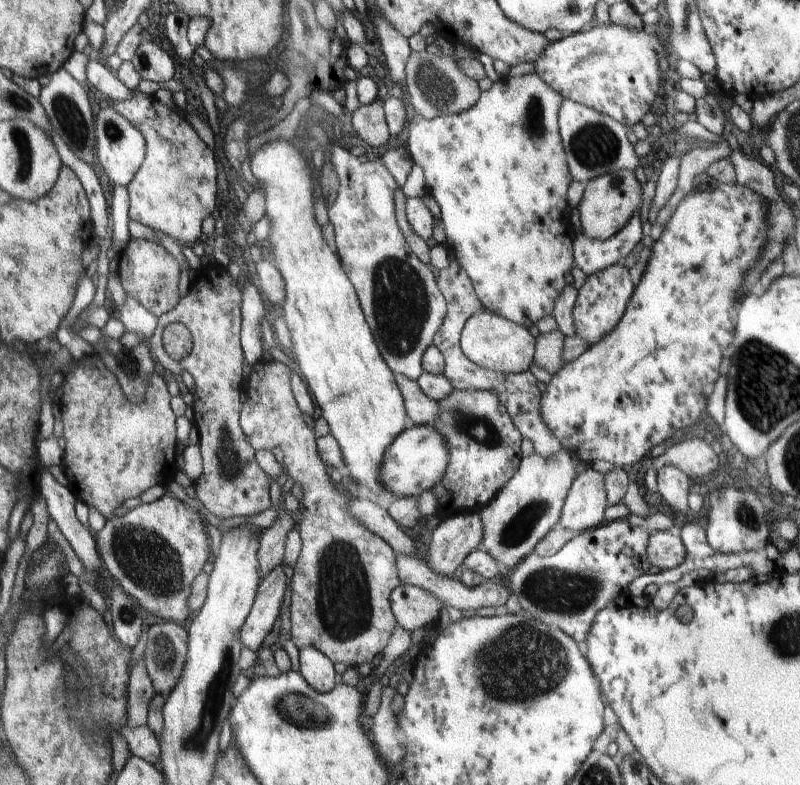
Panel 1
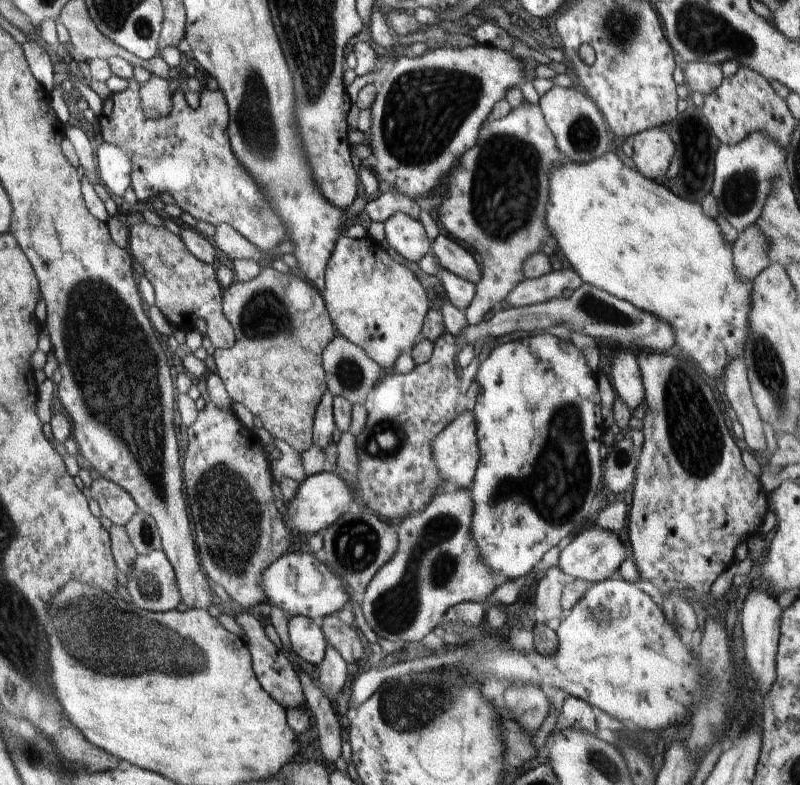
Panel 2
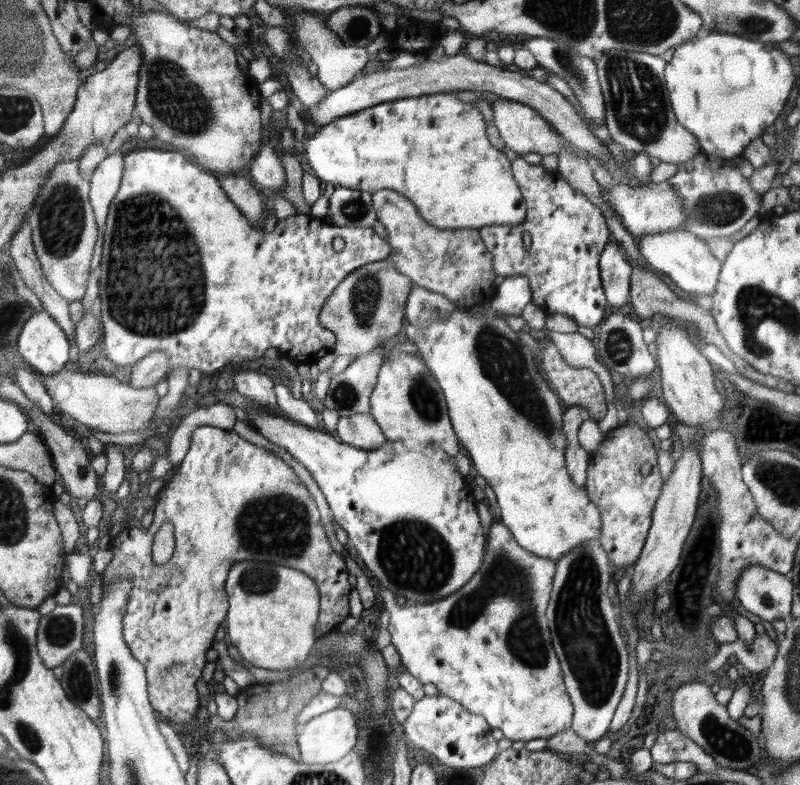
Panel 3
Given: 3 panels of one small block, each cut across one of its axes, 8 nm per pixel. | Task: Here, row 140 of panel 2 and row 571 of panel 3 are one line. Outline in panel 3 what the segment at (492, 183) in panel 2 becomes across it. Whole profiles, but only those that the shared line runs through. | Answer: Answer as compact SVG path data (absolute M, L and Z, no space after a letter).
M492 523L488 532L484 560L482 561L480 570L478 570L478 572L472 576L472 579L468 580L462 588L445 596L442 600L432 601L430 604L408 602L405 606L401 606L396 602L396 595L393 592L384 588L376 579L373 579L371 576L369 577L373 582L374 589L377 591L381 607L390 613L387 629L391 634L391 643L396 647L401 658L401 664L404 664L404 668L406 668L412 676L422 681L423 684L434 684L440 695L456 700L456 702L464 706L468 712L483 716L493 729L500 728L500 730L502 730L504 738L508 738L508 740L512 741L522 740L528 742L528 740L534 740L534 738L547 739L549 736L554 736L559 732L568 730L571 728L573 721L573 704L568 696L568 691L563 681L560 661L558 660L551 641L546 616L547 606L553 589L555 568L555 561L548 558L540 558L525 548L522 548L514 541L514 537L507 526L504 526L502 523Z

